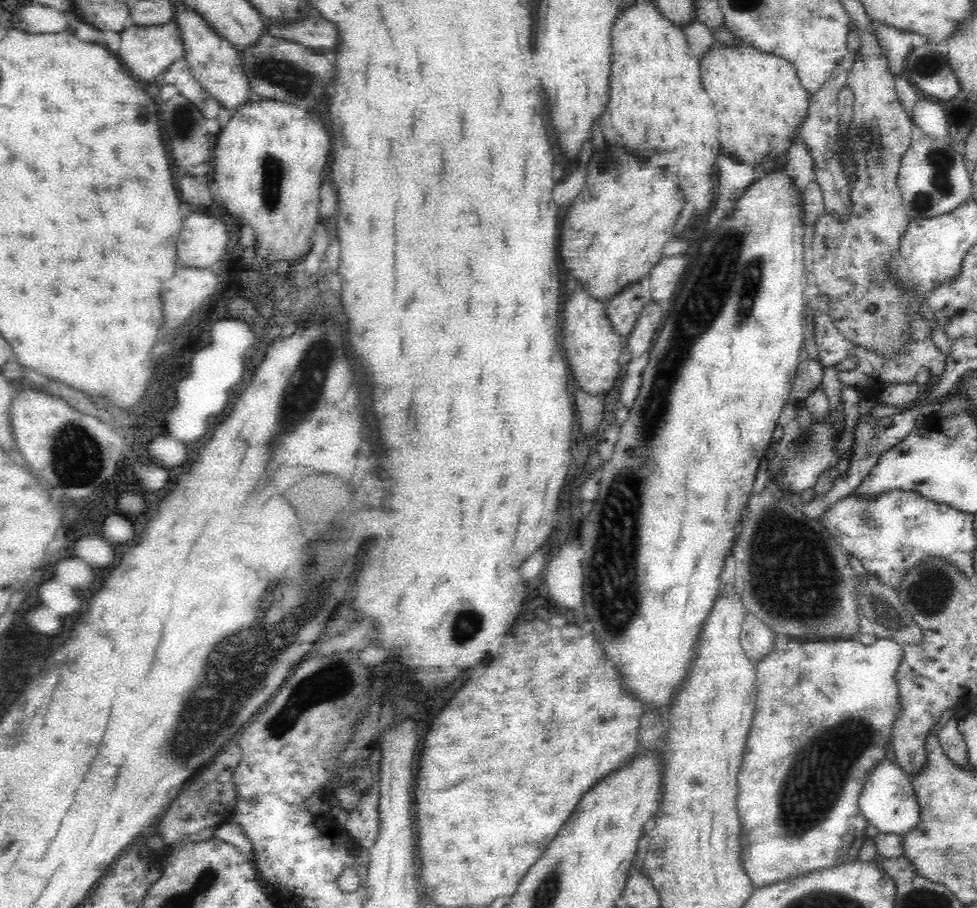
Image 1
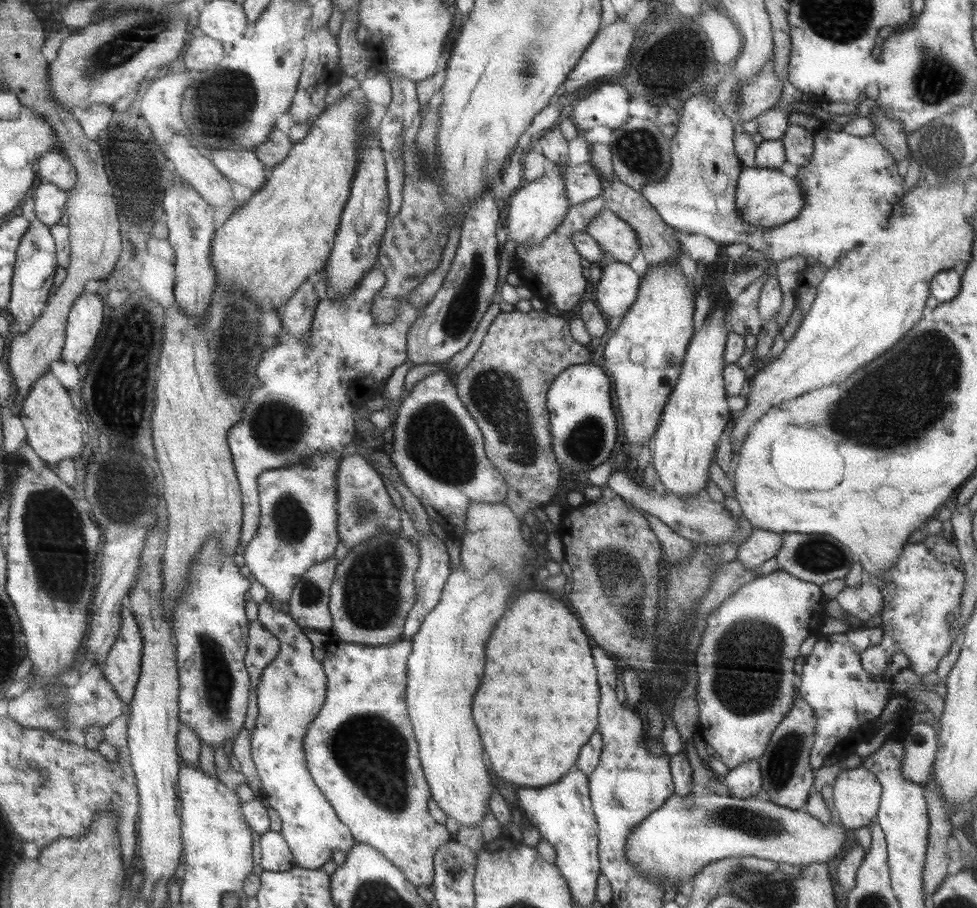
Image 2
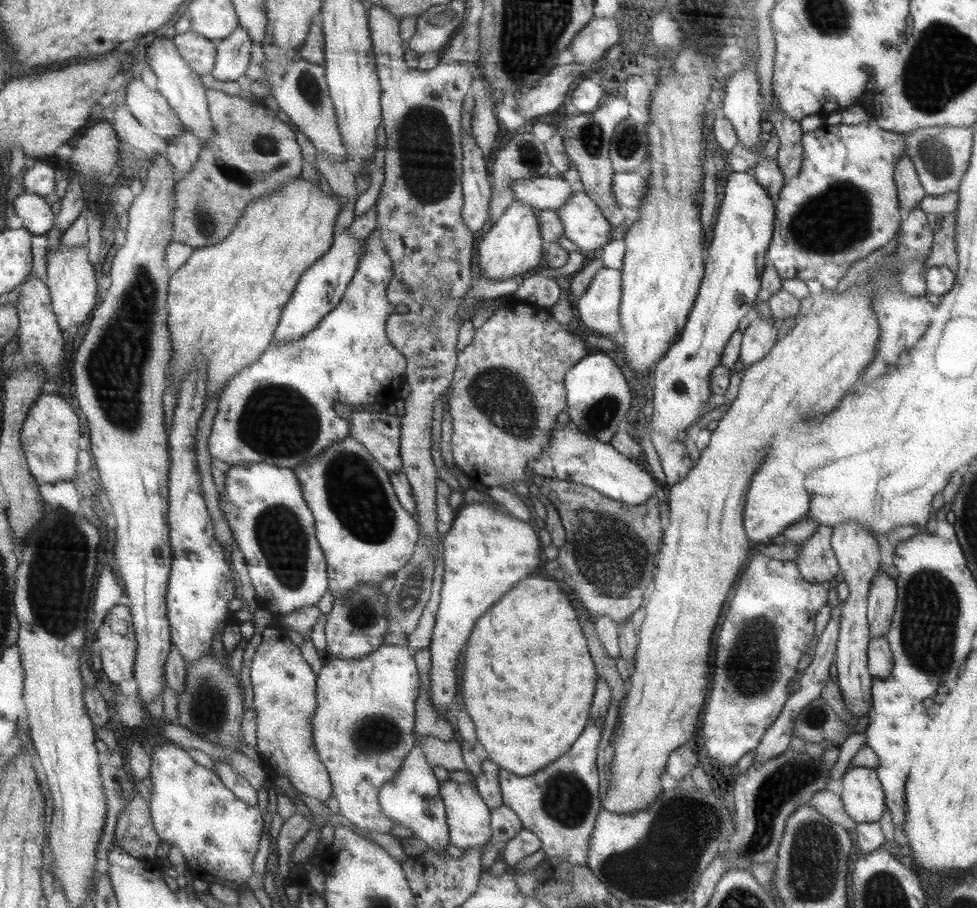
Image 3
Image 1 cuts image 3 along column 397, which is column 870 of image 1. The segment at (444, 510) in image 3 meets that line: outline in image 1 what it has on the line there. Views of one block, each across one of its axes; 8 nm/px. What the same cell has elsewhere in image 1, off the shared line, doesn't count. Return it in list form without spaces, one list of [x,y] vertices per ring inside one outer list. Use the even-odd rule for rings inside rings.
[[[776,636],[776,648],[774,652],[764,658],[758,666],[758,676],[756,676],[756,688],[758,688],[758,700],[756,700],[756,714],[752,722],[752,730],[748,736],[746,752],[744,752],[744,762],[740,768],[740,792],[738,792],[738,806],[740,806],[740,822],[744,822],[744,870],[748,878],[752,880],[754,888],[768,886],[786,878],[796,878],[802,874],[808,874],[812,870],[824,870],[832,868],[834,864],[842,862],[852,862],[858,860],[858,852],[868,840],[866,828],[870,826],[868,820],[864,818],[860,810],[860,792],[866,786],[868,778],[872,772],[884,764],[886,758],[886,748],[894,744],[894,730],[896,730],[896,720],[900,720],[900,714],[904,714],[904,704],[902,704],[902,692],[900,692],[900,666],[904,664],[904,646],[894,642],[894,640],[876,640],[870,646],[860,644],[860,640],[844,640],[844,642],[796,642],[790,640],[790,636]]]

